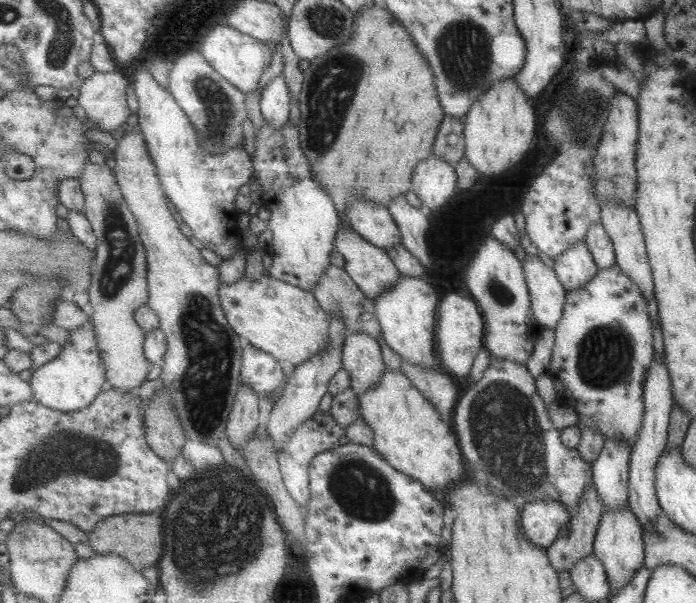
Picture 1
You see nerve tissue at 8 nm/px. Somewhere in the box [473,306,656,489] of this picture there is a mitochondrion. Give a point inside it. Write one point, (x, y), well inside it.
(605, 355)

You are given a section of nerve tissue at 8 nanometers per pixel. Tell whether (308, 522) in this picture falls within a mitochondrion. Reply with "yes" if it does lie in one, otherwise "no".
no

